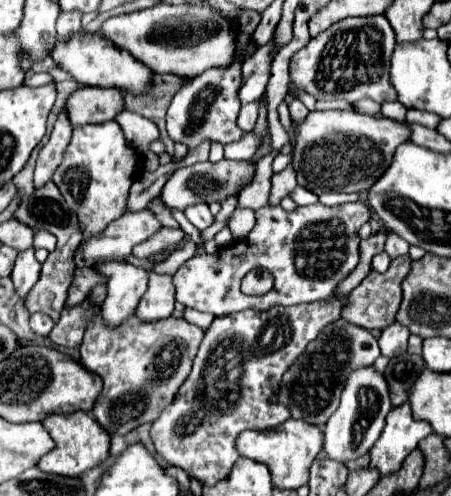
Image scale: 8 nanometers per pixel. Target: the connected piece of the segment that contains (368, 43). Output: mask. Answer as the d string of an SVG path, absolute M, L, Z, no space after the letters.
M384 14L340 20L292 56L290 86L306 90L316 100L346 100L350 104L362 98L372 98L380 104L396 100L390 84L390 56L394 46L394 30Z

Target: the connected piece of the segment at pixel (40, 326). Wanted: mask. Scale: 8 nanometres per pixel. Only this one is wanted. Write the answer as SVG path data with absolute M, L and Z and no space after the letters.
M34 312L30 314L30 328L38 334L38 336L48 336L50 330L54 328L54 322L48 314L42 314L42 312Z

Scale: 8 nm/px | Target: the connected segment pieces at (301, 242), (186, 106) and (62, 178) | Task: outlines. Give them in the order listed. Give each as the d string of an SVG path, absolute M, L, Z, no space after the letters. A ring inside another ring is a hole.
M320 202L312 206L298 206L294 212L286 212L282 206L264 206L256 210L256 224L248 232L248 236L234 240L230 246L218 248L216 254L200 254L190 258L186 264L178 268L174 274L176 300L186 308L194 308L200 312L210 312L214 316L240 312L240 310L266 310L272 306L292 306L292 304L308 304L322 298L328 298L334 288L356 268L358 264L358 230L364 222L370 220L370 208L362 202L340 204L340 206L324 206ZM252 268L266 268L274 274L274 288L264 296L248 298L240 290L240 280Z
M236 62L226 70L220 68L206 70L200 76L192 78L182 90L176 92L168 108L172 142L182 142L190 150L196 150L204 140L230 144L244 136L244 130L240 130L236 124L240 112L240 100L238 100L238 88L242 82L240 64L242 62Z
M104 122L74 128L62 164L56 168L52 180L60 188L68 206L78 212L84 240L88 240L124 214L128 190L136 176L138 154L128 146L116 122Z

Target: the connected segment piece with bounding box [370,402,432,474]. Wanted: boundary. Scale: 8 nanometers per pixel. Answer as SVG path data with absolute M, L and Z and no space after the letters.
M408 402L392 408L386 416L382 436L370 450L370 466L378 468L380 474L396 472L402 466L402 460L428 434L432 434L430 424L426 424L424 420L414 420Z

